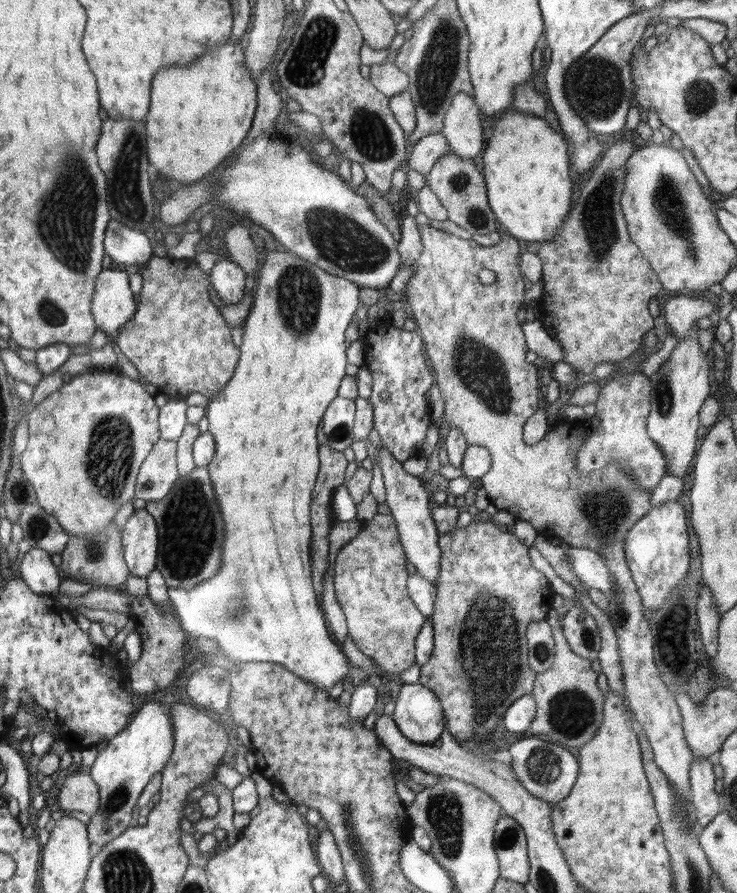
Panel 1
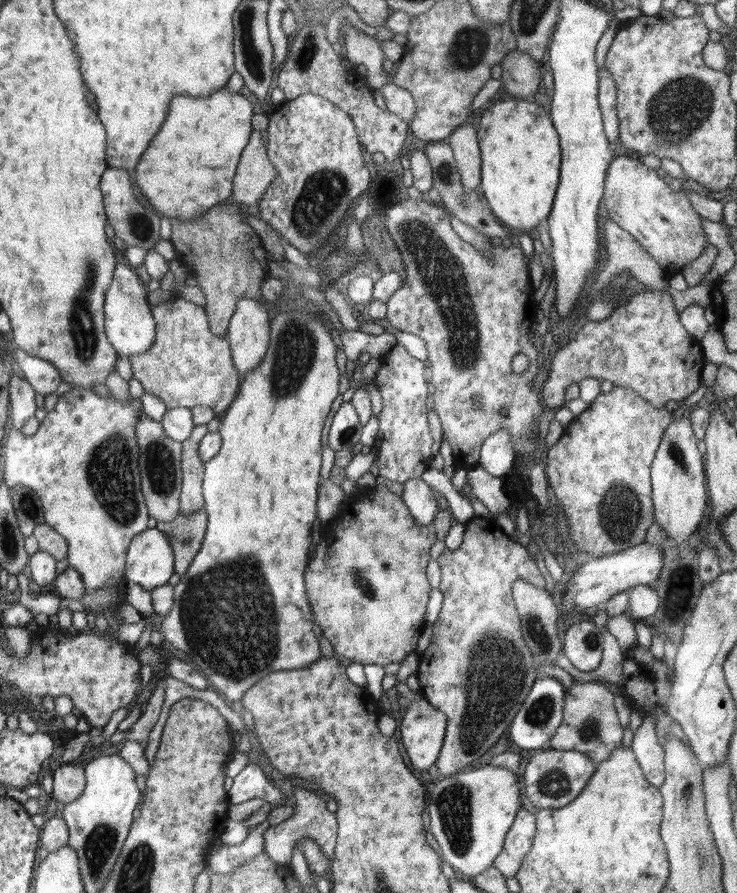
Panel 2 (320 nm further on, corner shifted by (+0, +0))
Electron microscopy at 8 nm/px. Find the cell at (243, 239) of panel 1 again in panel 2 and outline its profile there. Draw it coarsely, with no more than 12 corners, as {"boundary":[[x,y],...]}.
{"boundary":[[252,130],[231,200],[253,211],[276,179],[261,132]]}

